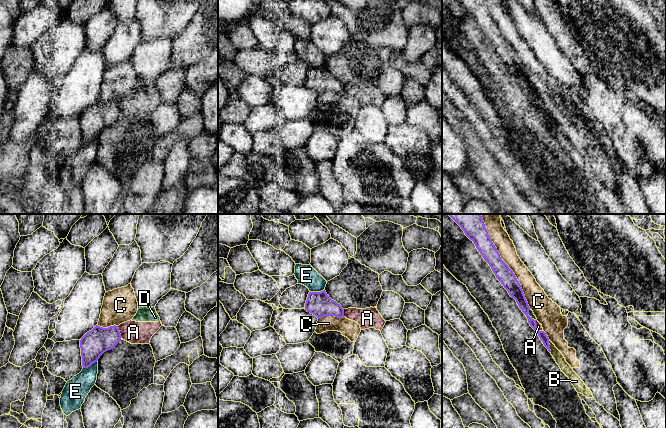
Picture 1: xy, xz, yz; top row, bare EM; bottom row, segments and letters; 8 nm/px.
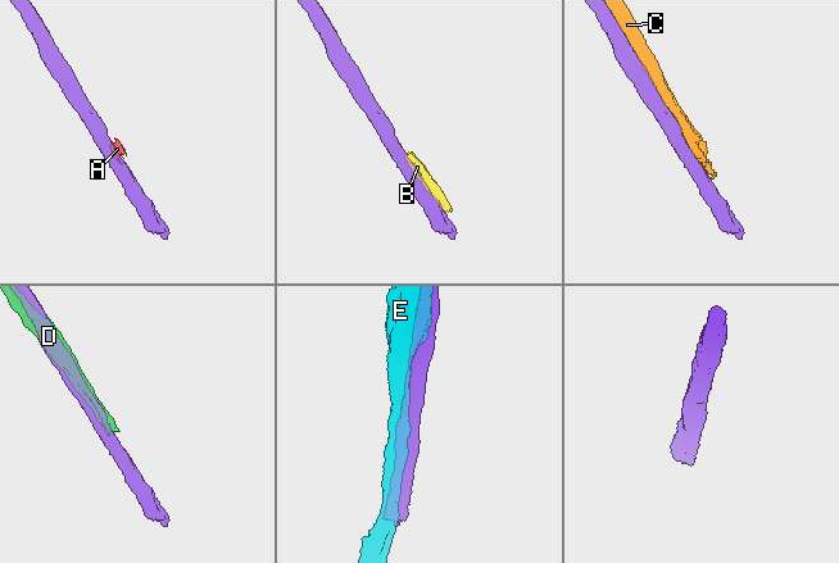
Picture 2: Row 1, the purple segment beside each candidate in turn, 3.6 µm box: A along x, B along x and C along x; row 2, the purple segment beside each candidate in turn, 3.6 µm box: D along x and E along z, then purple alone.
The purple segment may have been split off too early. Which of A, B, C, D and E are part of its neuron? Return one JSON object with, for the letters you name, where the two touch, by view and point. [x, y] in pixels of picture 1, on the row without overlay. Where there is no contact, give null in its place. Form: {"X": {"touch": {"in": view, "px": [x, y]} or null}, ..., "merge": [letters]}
{"merge": []}

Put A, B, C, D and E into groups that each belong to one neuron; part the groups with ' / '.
A B D / C / E

